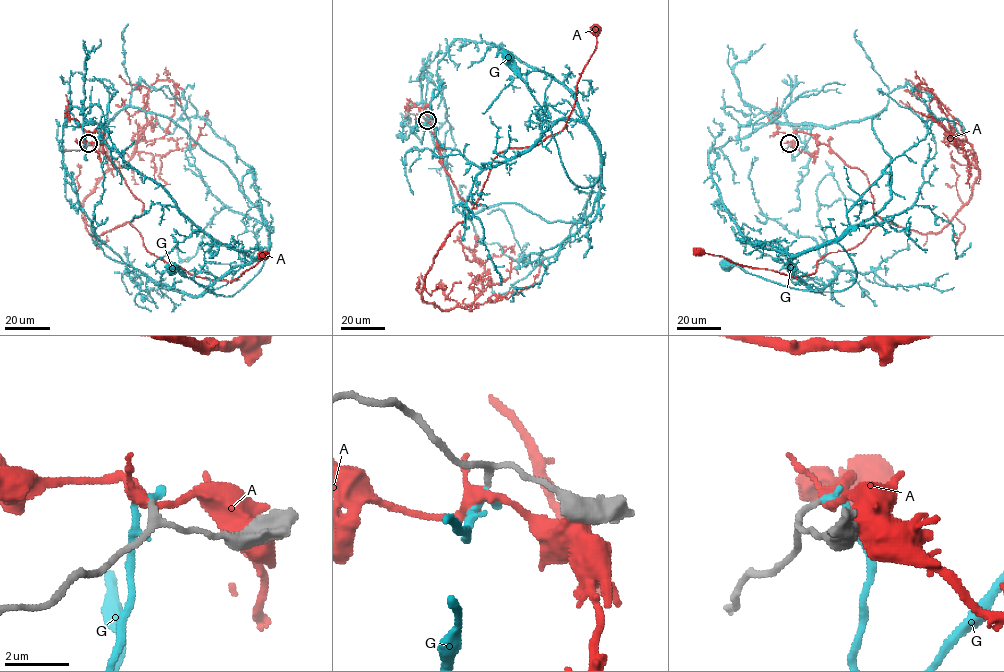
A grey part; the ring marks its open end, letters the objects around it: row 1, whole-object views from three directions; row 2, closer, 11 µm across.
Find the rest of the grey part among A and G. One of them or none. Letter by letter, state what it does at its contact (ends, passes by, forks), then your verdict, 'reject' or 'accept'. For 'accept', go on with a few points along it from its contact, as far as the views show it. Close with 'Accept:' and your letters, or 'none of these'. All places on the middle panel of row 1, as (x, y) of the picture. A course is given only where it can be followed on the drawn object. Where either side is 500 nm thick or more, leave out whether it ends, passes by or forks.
A: it forks there; reject
G: it ends there; accept; it runs (427, 120), (421, 141), (405, 115), (422, 102), (467, 216), (582, 222), (600, 168), (571, 181), (507, 57)
Accept: G

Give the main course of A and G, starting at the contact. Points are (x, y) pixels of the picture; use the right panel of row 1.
A: (789, 144), (809, 153), (826, 144), (859, 169), (883, 221), (799, 277), (698, 252)
G: (789, 144), (810, 130), (773, 109), (885, 109), (891, 199), (837, 242), (855, 281), (726, 264)

